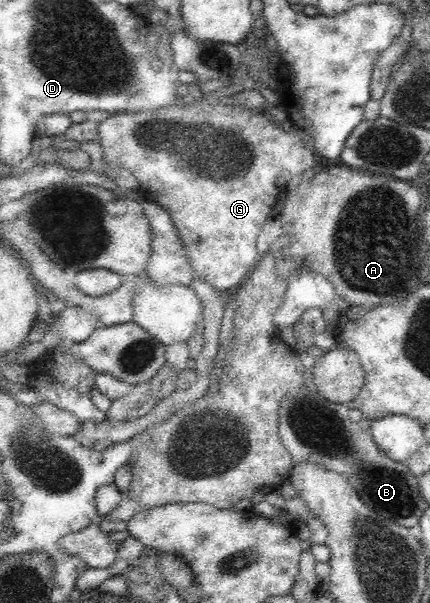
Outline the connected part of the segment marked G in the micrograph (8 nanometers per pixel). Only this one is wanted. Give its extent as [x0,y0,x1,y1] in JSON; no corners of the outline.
[98,85,315,292]

